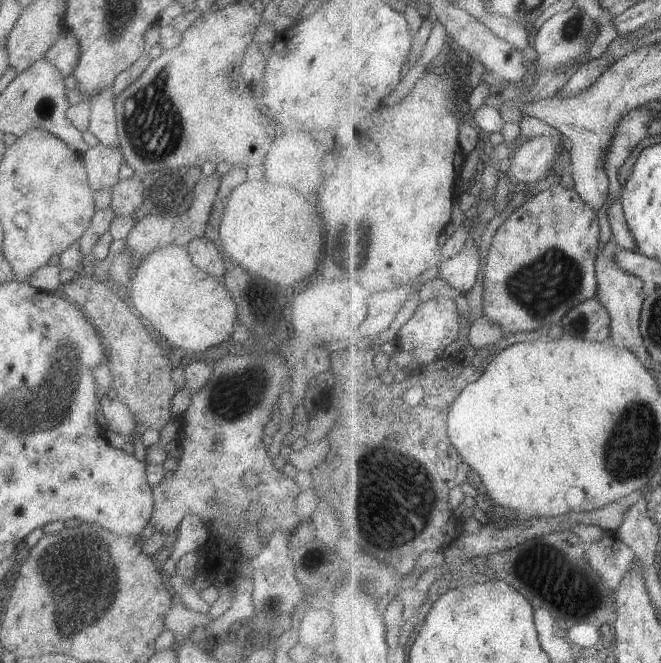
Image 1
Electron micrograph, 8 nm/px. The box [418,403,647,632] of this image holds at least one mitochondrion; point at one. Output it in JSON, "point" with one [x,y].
{"point":[594,602]}

